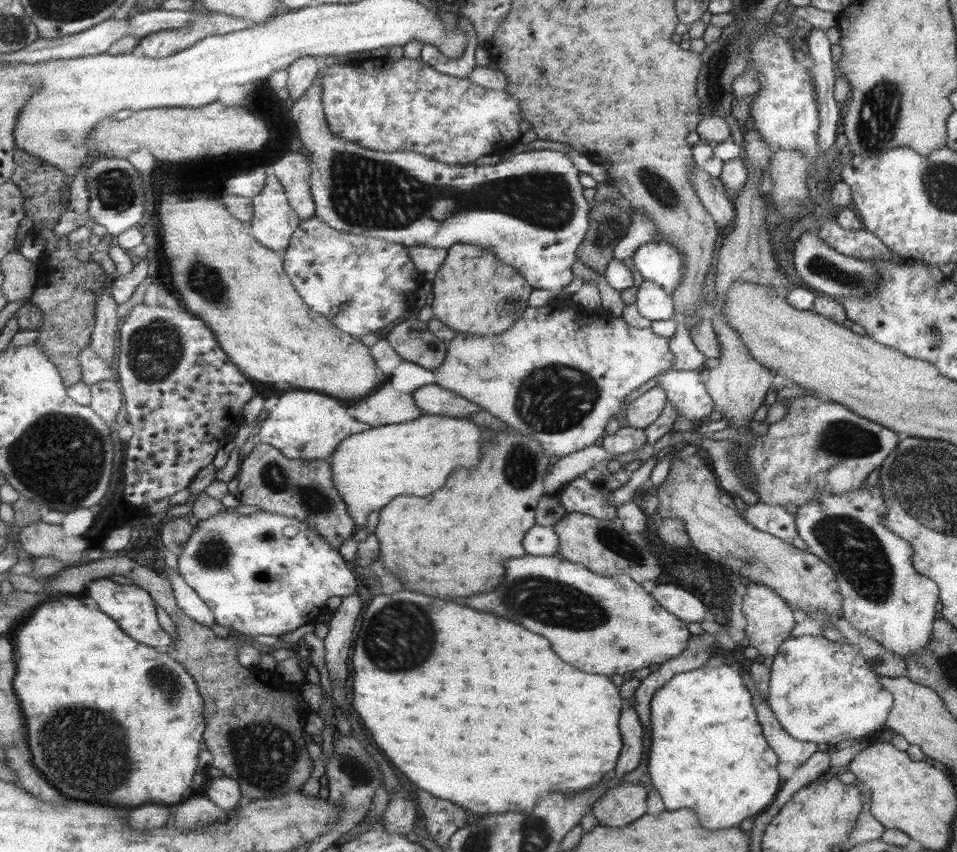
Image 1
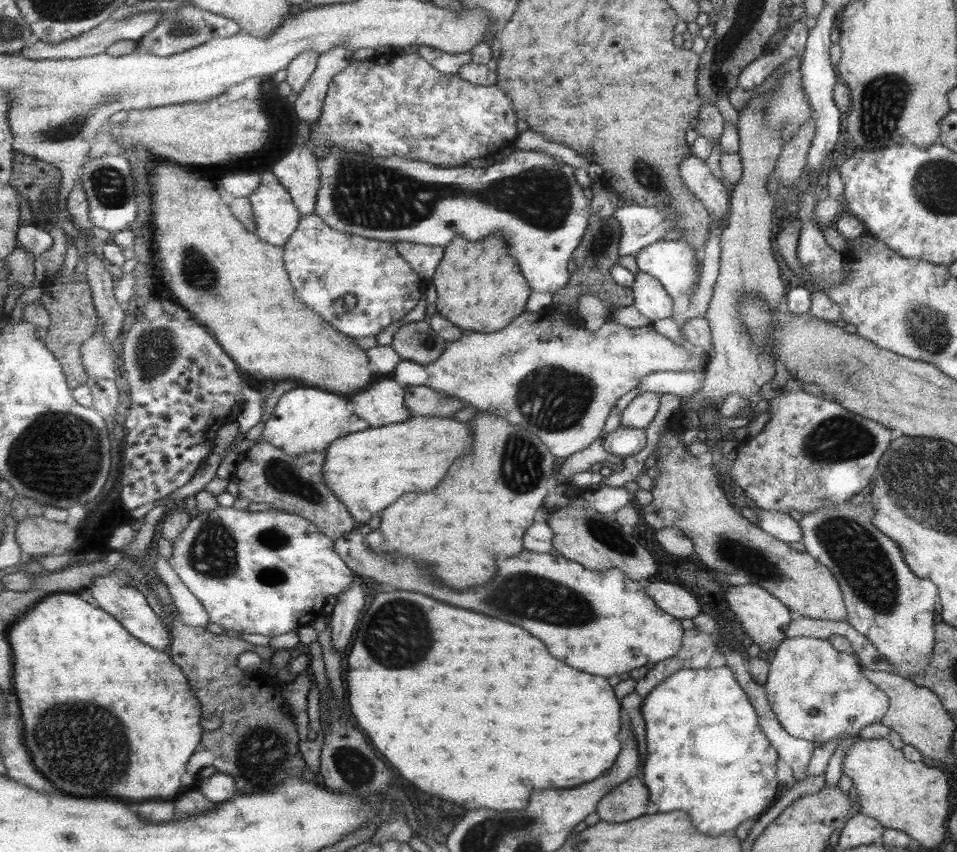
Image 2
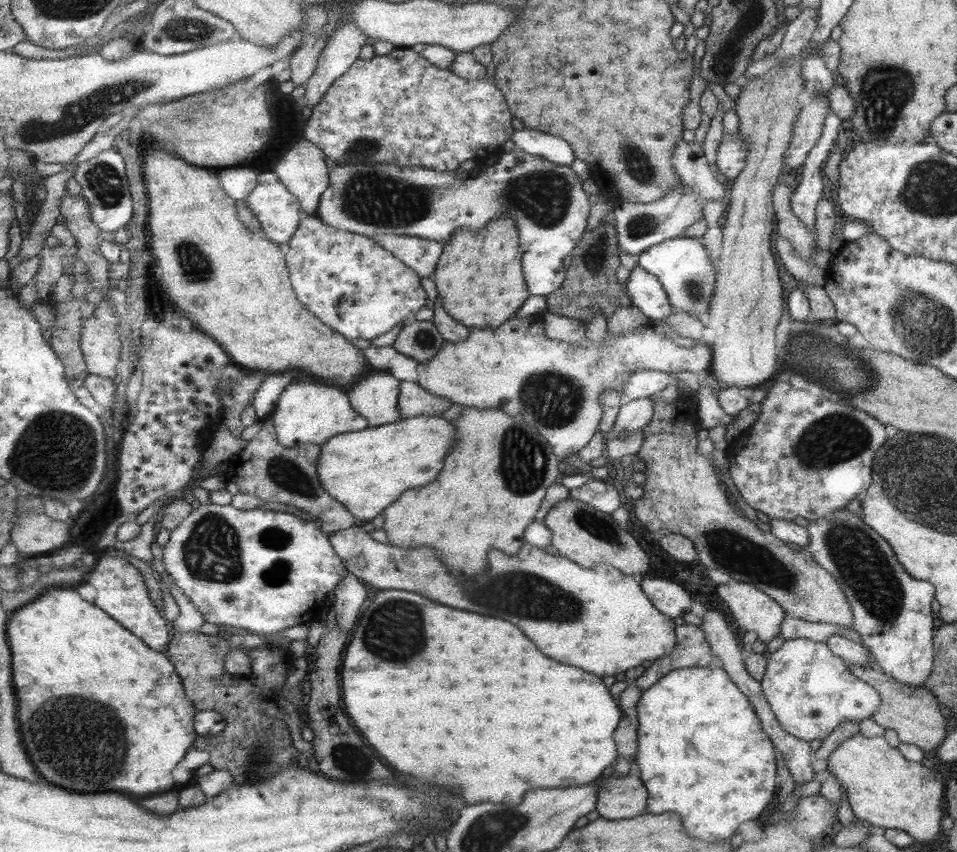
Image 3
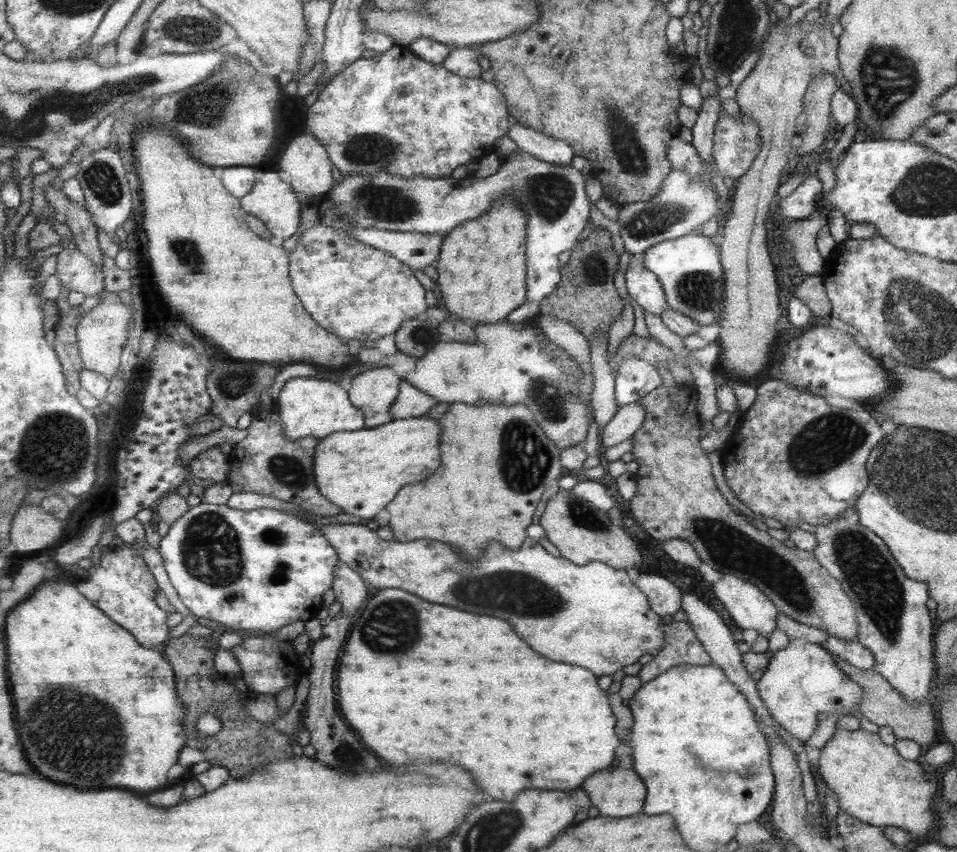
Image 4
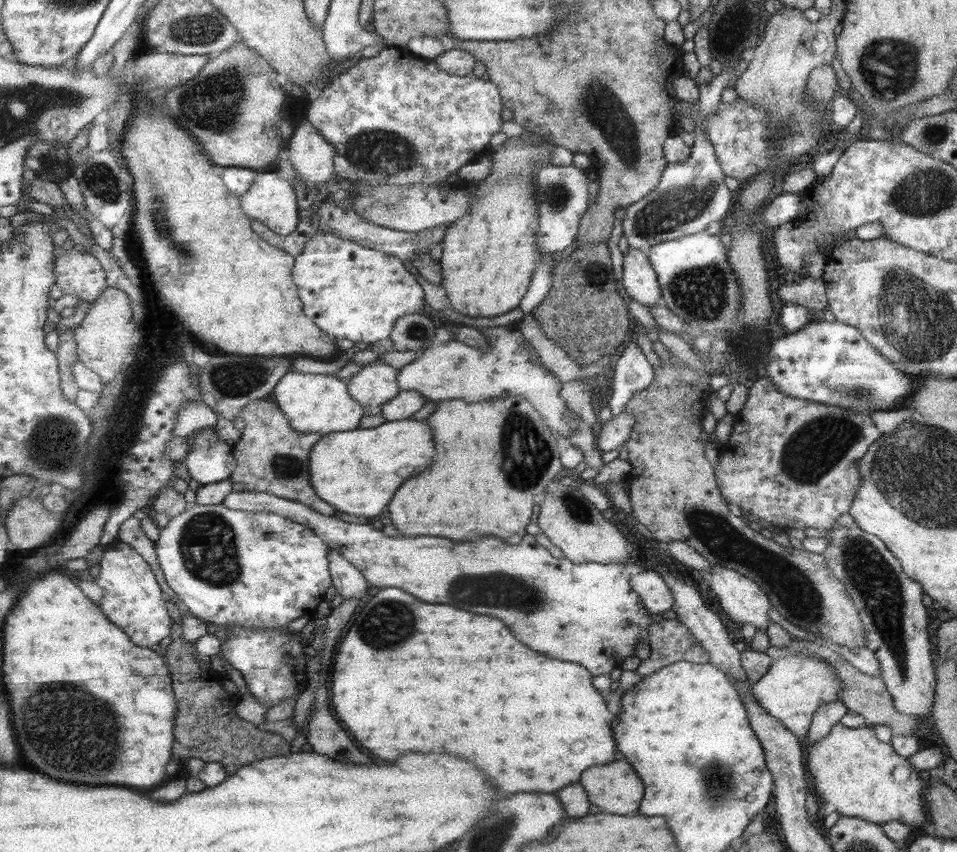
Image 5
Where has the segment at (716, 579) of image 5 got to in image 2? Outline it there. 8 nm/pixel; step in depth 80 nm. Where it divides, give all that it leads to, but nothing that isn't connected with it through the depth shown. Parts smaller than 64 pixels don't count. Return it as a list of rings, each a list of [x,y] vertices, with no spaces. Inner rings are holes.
[[[752,582],[745,585],[729,585],[723,596],[729,610],[739,620],[747,643],[757,644],[762,656],[777,647],[786,638],[785,628],[790,623],[790,609],[787,609],[787,606],[783,605],[778,597]]]

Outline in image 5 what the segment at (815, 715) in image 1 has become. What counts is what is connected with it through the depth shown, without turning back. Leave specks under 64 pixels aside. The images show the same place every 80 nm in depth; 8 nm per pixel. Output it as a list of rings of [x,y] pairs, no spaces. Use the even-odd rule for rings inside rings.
[[[790,654],[773,660],[767,672],[755,684],[750,685],[757,702],[795,736],[805,739],[813,711],[826,702],[838,700],[840,682],[824,660],[808,654]]]

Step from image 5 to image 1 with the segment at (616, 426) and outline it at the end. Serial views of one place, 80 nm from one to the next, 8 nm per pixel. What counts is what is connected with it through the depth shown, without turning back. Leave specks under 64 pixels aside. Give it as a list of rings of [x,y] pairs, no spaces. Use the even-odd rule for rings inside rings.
[[[653,387],[628,404],[625,411],[627,427],[644,429],[661,414],[666,403],[663,389]]]

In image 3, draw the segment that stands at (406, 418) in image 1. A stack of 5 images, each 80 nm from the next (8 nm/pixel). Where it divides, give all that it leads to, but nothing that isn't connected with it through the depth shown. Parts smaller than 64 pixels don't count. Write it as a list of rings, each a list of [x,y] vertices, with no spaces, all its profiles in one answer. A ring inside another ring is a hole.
[[[371,370],[347,393],[351,404],[367,417],[369,427],[380,427],[403,419],[398,407],[400,382],[389,370]]]

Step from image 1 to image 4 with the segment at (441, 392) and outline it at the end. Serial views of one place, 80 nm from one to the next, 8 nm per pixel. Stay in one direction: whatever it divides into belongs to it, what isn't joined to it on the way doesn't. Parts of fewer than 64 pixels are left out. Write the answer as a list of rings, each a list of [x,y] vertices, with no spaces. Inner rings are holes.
[[[404,380],[401,384],[400,396],[392,406],[391,414],[394,420],[419,418],[425,416],[426,412],[436,404],[439,404],[437,399]]]

